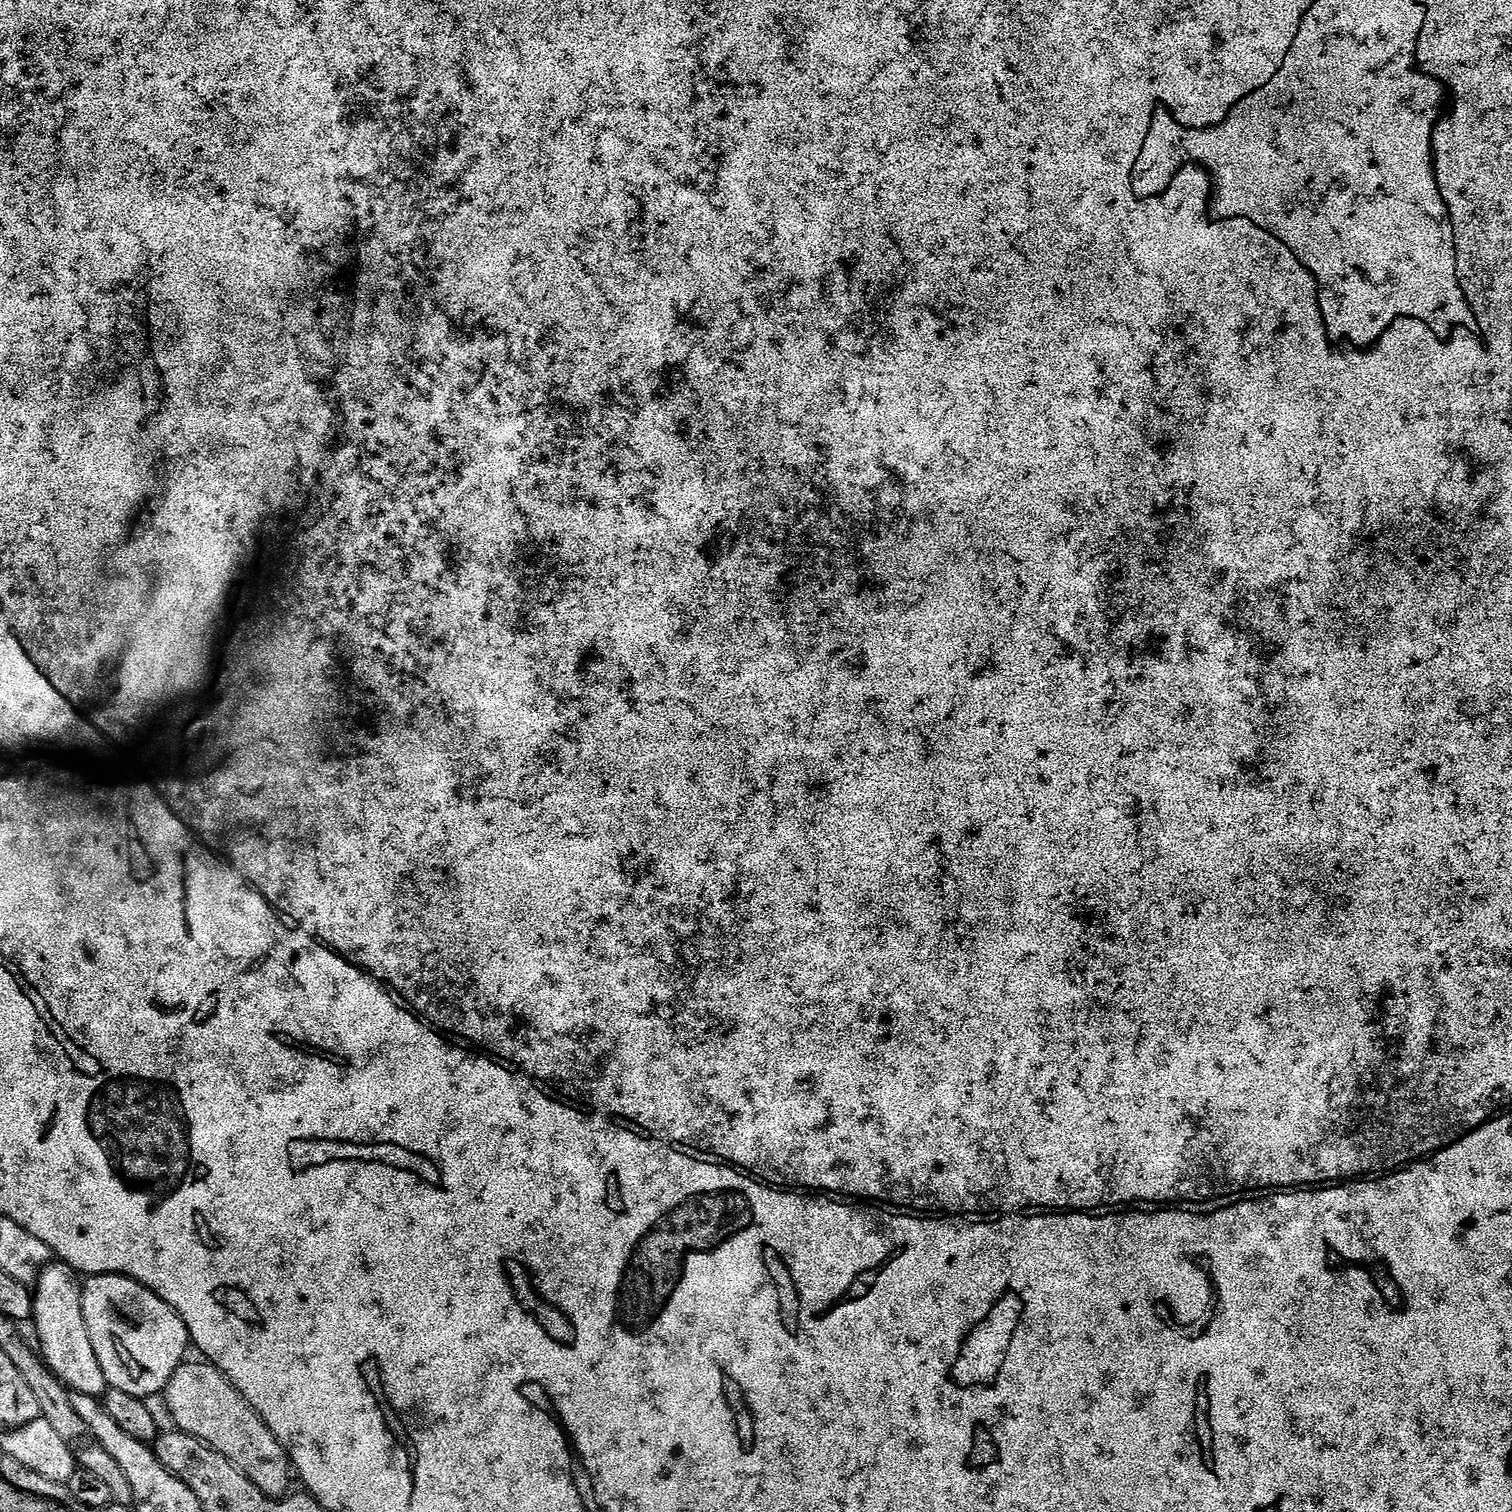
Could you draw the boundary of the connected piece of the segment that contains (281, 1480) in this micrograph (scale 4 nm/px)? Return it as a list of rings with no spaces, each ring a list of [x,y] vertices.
[[[185,1362],[170,1378],[166,1389],[168,1412],[177,1429],[204,1444],[208,1444],[218,1454],[230,1458],[258,1490],[268,1496],[283,1497],[289,1491],[288,1483],[294,1480],[288,1452],[274,1438],[270,1426],[244,1401],[242,1394],[224,1377],[213,1364]]]

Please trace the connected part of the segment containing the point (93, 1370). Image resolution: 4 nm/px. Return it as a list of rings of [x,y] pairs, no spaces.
[[[47,1264],[34,1284],[32,1320],[36,1324],[36,1336],[40,1339],[38,1352],[49,1370],[59,1378],[64,1387],[87,1396],[103,1397],[108,1391],[108,1379],[98,1366],[98,1354],[90,1346],[90,1334],[86,1330],[86,1318],[82,1314],[82,1284],[69,1264]]]

